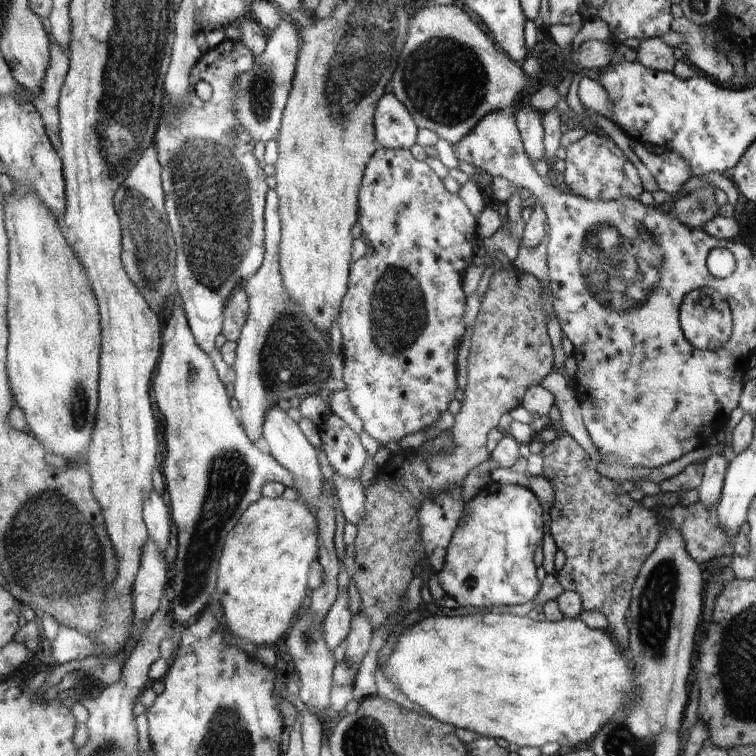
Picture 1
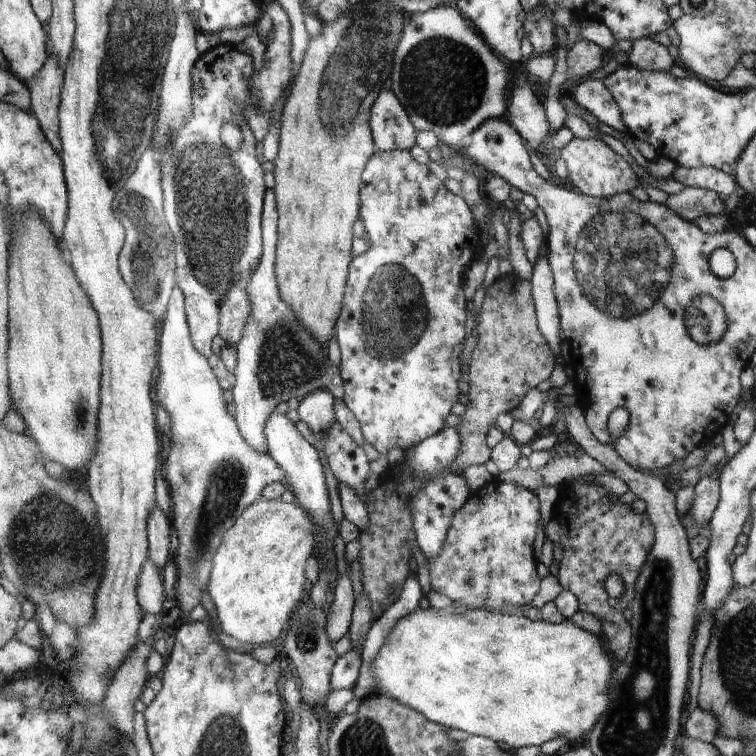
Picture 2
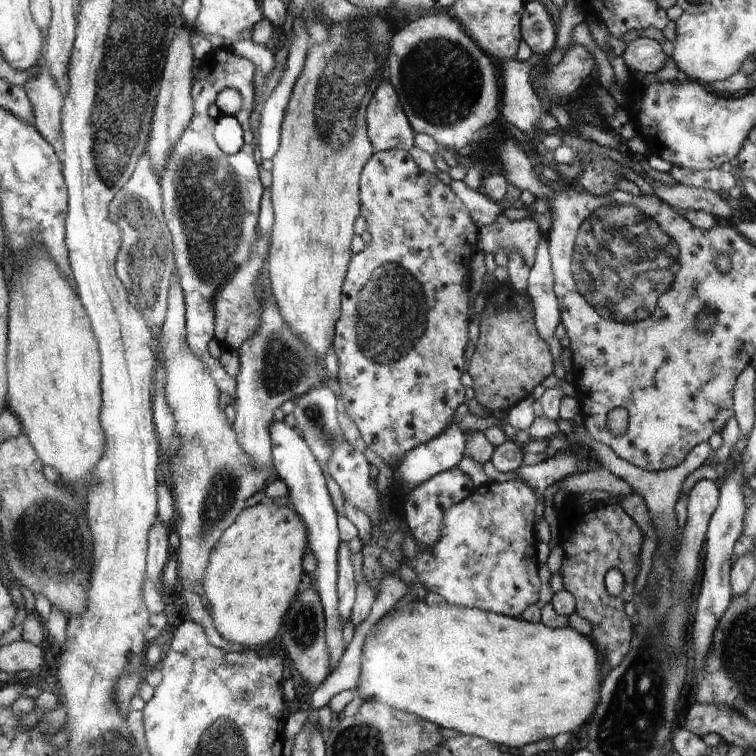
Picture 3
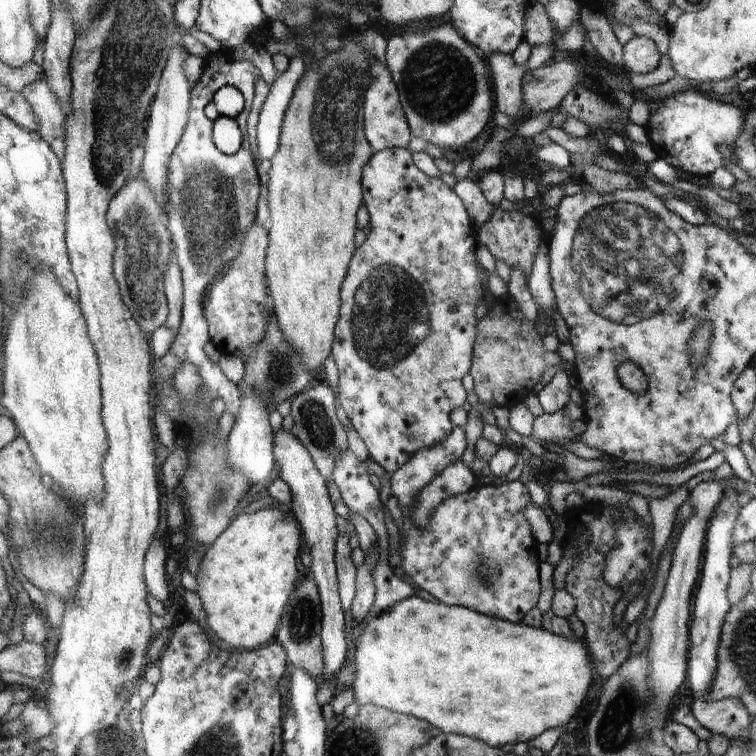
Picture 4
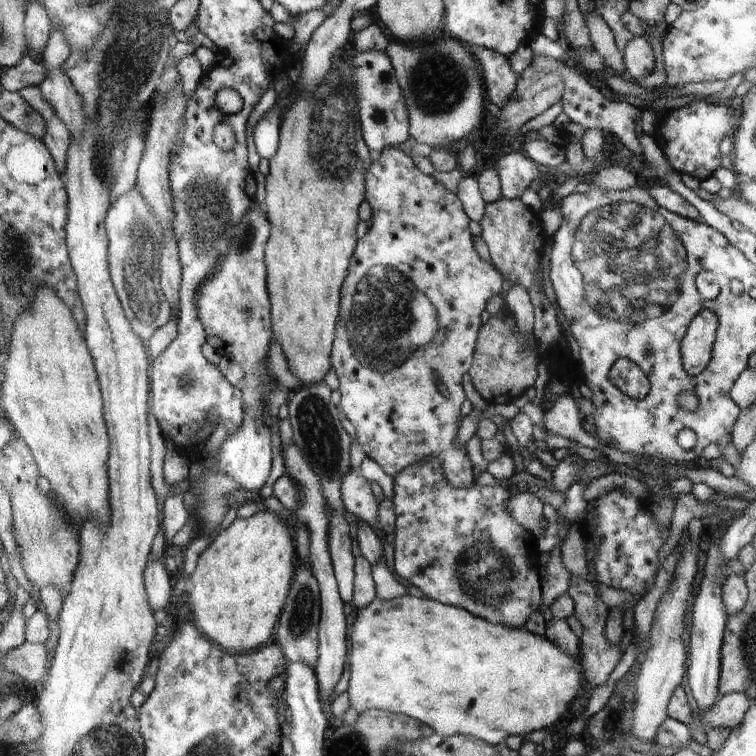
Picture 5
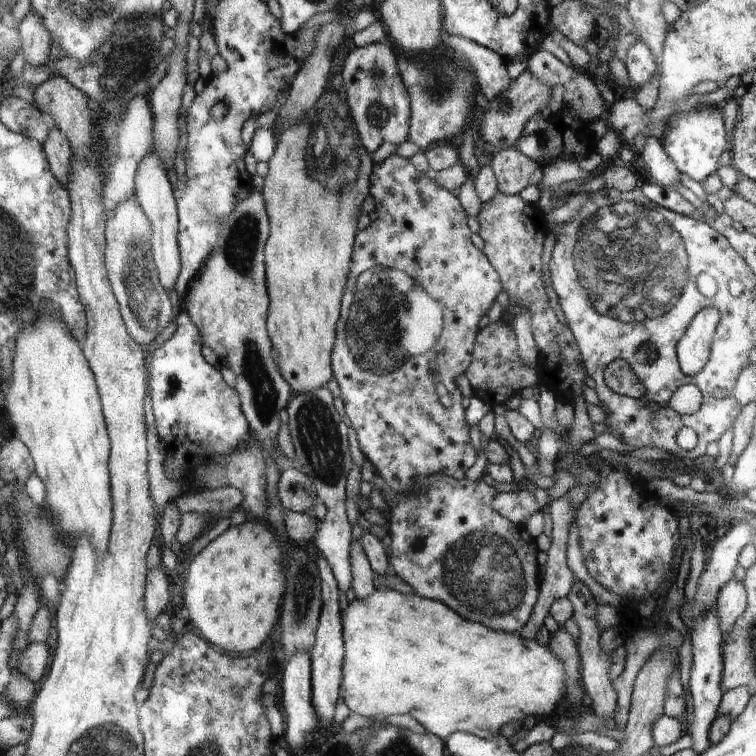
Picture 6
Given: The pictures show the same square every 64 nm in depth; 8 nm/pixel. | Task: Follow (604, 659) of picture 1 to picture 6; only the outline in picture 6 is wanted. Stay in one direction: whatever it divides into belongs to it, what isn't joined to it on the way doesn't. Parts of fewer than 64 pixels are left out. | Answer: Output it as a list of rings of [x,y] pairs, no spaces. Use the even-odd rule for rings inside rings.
[[[379,588],[370,596],[370,598],[354,598],[348,603],[348,608],[342,611],[342,621],[344,624],[344,668],[343,668],[343,684],[342,698],[344,704],[352,712],[365,716],[366,718],[376,718],[376,716],[384,716],[389,718],[396,714],[410,714],[416,722],[420,722],[428,732],[436,732],[438,736],[450,736],[452,732],[468,732],[474,736],[483,738],[492,738],[500,732],[500,728],[506,725],[506,722],[518,721],[520,724],[528,718],[526,714],[550,714],[556,706],[556,702],[562,698],[566,698],[566,674],[564,674],[564,664],[556,658],[556,654],[552,652],[549,644],[540,644],[536,638],[524,638],[517,634],[506,632],[496,632],[484,624],[472,622],[472,620],[464,620],[462,616],[458,616],[456,612],[452,612],[452,608],[442,604],[440,601],[426,599],[417,594],[403,594],[389,588]]]

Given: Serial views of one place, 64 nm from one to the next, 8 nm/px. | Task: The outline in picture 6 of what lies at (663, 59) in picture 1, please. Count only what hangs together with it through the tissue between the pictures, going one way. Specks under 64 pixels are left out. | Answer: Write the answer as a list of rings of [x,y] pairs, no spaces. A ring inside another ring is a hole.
[[[639,39],[635,43],[627,51],[625,65],[634,87],[639,89],[656,76],[658,66],[654,62],[654,54],[648,45]]]

